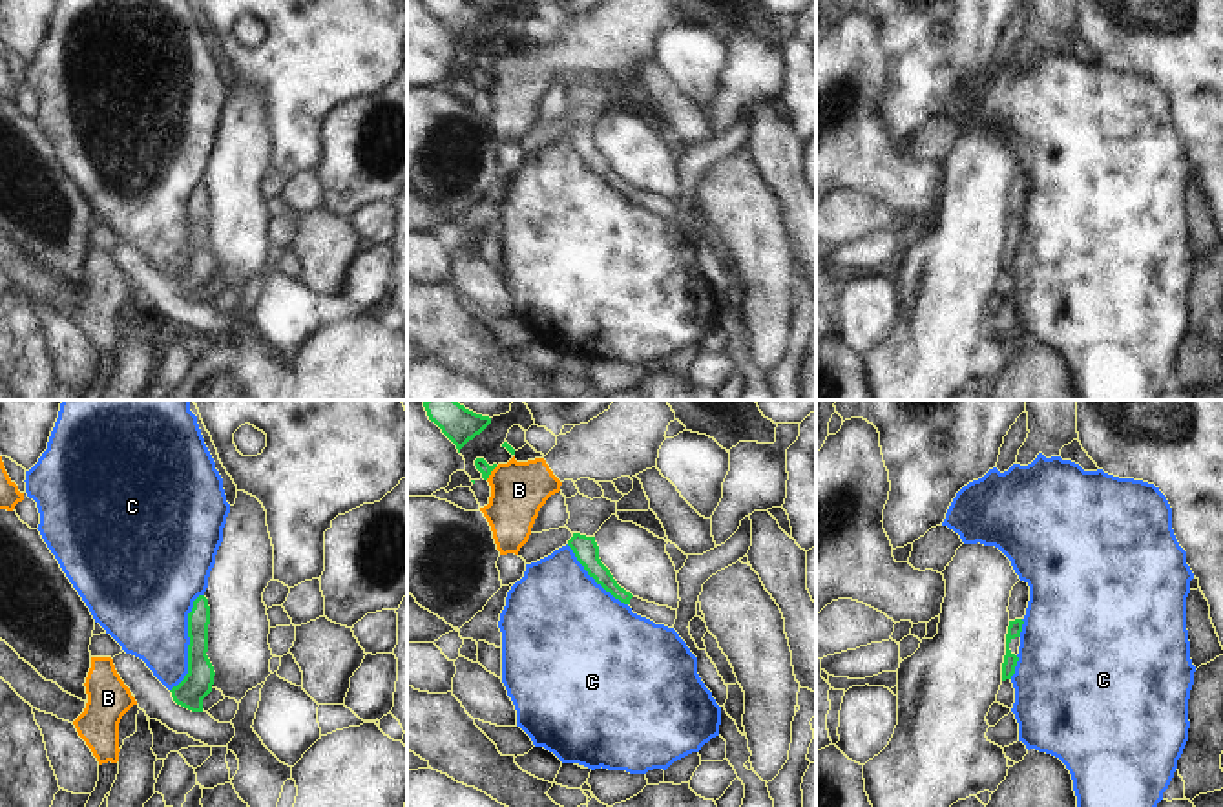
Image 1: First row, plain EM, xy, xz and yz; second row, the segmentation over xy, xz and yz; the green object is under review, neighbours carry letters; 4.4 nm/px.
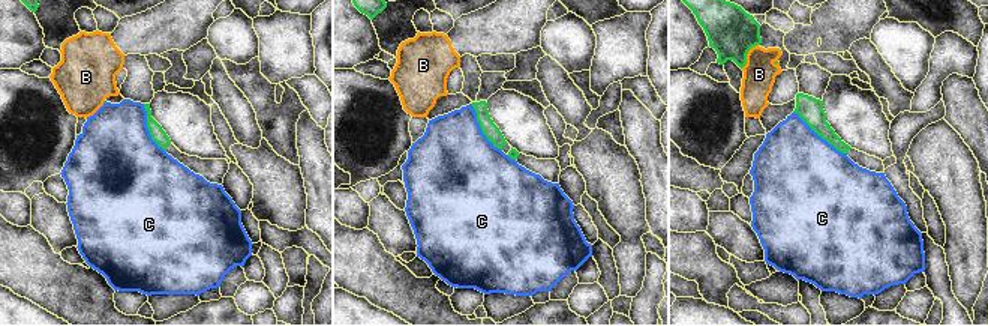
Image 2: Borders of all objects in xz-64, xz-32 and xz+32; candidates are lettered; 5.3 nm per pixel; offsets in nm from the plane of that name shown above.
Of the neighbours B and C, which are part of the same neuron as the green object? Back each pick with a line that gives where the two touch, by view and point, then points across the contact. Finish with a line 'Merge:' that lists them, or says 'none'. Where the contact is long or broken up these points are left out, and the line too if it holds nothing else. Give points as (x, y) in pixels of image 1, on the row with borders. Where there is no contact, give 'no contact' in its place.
Merge: none

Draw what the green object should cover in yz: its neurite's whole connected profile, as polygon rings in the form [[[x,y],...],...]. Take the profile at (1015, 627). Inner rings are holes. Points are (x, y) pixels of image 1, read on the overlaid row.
[[[1019,581],[1011,590],[1009,606],[1008,606],[1009,626],[1006,634],[1006,655],[1002,663],[1002,681],[1011,679],[1011,676],[1015,674],[1015,666],[1019,661],[1017,654],[1020,646],[1020,632],[1024,624],[1022,619],[1026,615],[1028,601],[1030,601],[1030,586],[1028,582]]]

